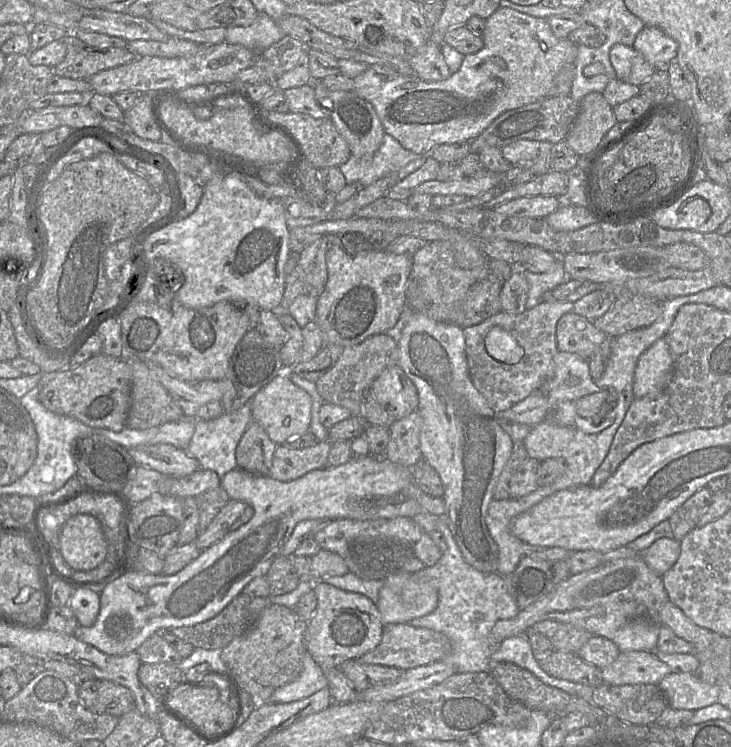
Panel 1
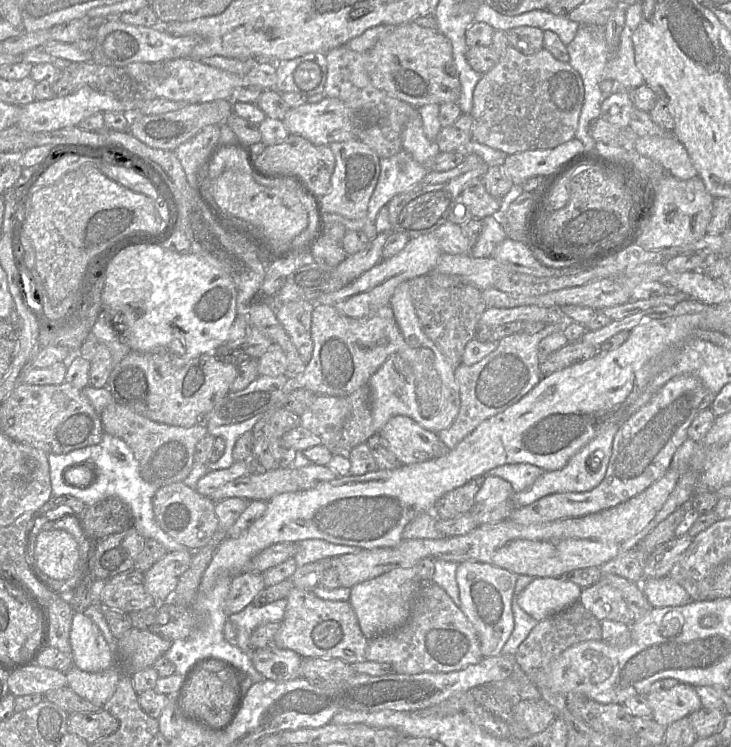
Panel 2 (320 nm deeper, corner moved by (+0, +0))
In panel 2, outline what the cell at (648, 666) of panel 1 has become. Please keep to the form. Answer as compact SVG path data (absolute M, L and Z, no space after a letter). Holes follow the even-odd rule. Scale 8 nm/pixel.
M678 683L668 690L648 693L646 698L653 712L653 719L665 727L703 707L695 688L685 683Z

